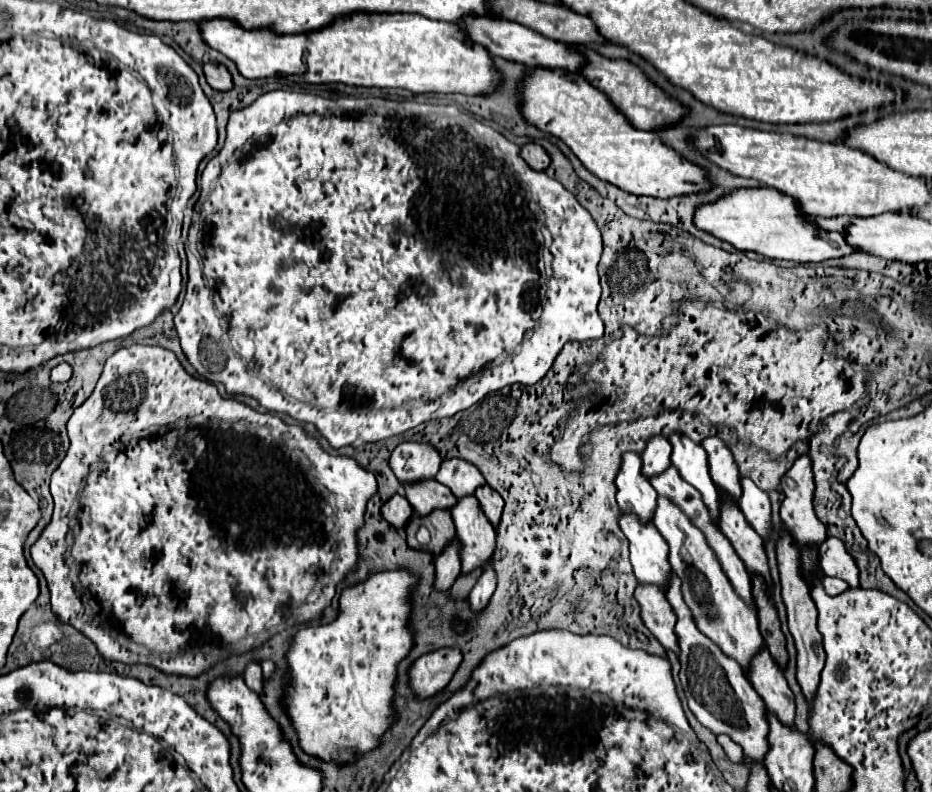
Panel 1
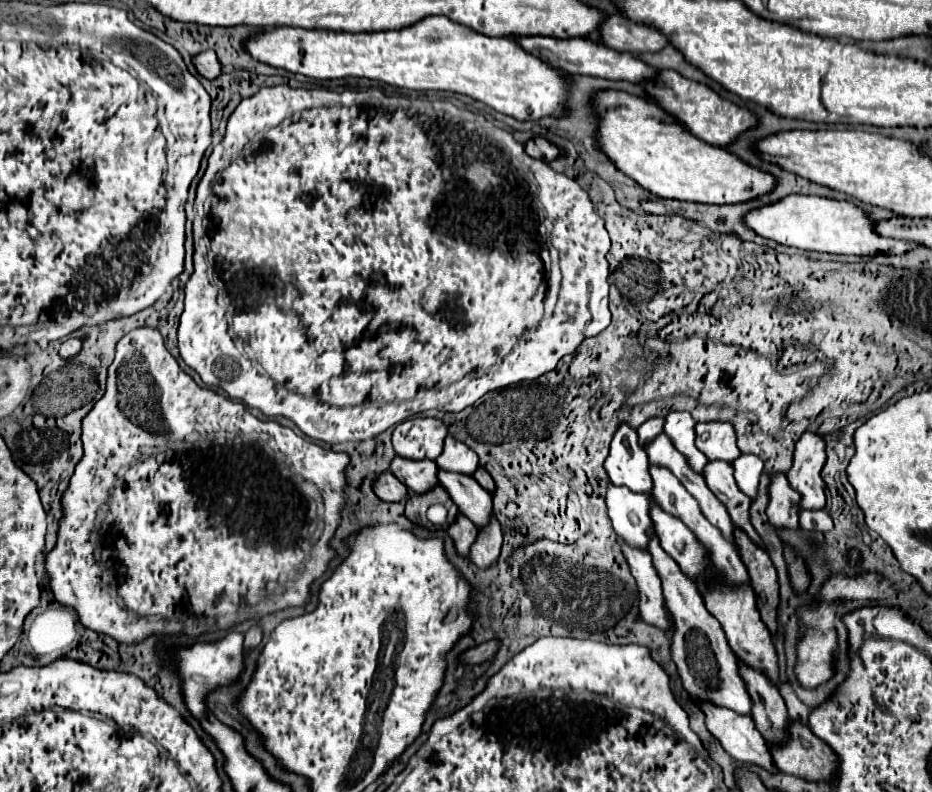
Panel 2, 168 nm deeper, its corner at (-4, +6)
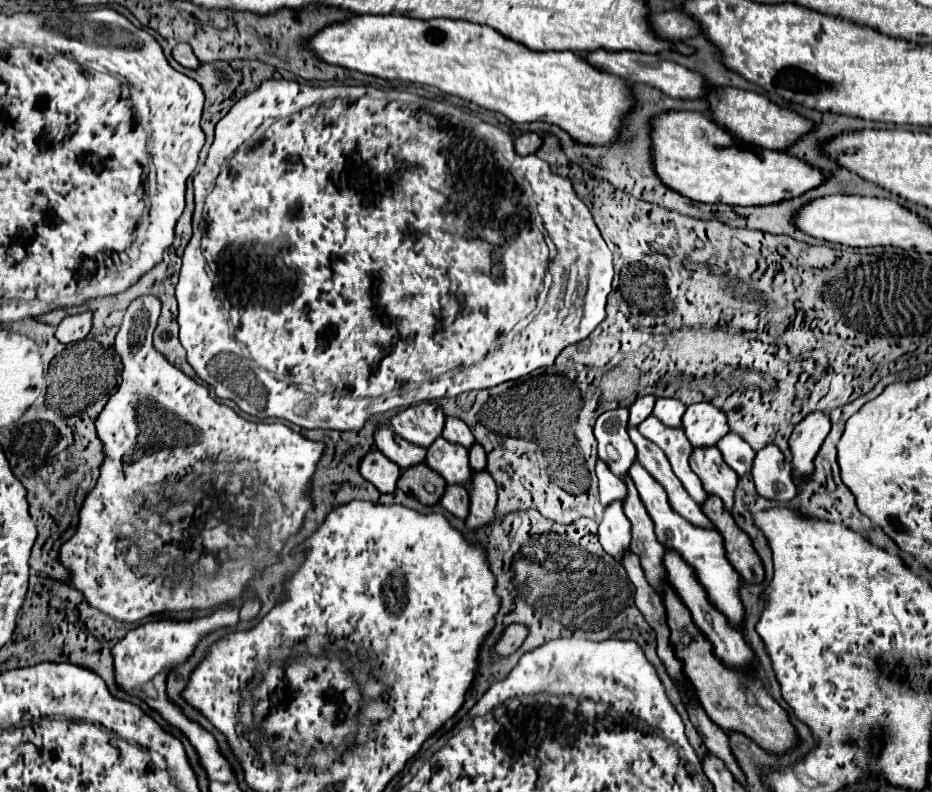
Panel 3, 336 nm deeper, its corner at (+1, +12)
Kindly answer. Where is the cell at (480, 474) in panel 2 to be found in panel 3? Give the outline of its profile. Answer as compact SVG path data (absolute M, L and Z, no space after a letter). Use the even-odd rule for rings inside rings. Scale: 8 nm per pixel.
M474 443L470 447L470 469L472 471L484 471L486 469L486 453L482 449L482 445Z

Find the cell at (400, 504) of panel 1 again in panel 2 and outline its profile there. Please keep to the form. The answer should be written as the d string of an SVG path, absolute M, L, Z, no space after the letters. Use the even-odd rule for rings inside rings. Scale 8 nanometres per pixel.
M385 471L373 481L373 493L381 501L403 501L407 497L407 487L391 471Z

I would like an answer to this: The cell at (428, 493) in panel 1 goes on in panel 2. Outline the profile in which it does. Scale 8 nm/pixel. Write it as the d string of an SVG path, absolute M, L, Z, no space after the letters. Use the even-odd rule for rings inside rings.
M395 455L395 459L391 461L391 473L407 485L407 489L411 489L413 493L425 493L425 489L431 489L433 485L437 485L437 463L423 459L423 461L413 461L413 459L405 459Z

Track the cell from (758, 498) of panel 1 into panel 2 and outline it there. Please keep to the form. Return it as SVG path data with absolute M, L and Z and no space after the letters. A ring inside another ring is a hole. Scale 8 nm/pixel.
M743 453L741 457L737 457L733 461L733 467L735 467L735 481L737 481L739 489L747 497L753 499L757 495L759 477L761 477L761 471L763 471L763 461L757 455Z

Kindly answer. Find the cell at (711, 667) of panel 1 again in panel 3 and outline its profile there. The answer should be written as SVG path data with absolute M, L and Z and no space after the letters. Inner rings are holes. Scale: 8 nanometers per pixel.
M626 477L624 483L628 485L628 497L624 501L624 513L632 523L630 547L632 547L632 553L636 553L640 557L640 563L642 563L642 569L646 573L648 583L660 595L660 591L664 591L664 583L670 583L666 567L664 567L666 549L658 543L658 539L654 535L654 523L652 523L644 503L640 501L632 479Z

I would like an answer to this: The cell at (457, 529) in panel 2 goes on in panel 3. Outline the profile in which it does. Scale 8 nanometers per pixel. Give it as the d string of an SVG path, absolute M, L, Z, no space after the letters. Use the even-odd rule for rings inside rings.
M446 487L446 493L444 493L440 503L442 503L442 507L446 511L456 515L458 519L466 519L468 517L470 495L468 495L466 487Z

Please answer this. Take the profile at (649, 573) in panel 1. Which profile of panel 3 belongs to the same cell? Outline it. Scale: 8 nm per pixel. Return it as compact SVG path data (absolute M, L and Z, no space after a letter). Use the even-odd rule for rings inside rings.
M604 461L596 463L596 475L598 475L598 481L600 481L600 503L602 505L608 505L612 501L624 503L628 487L622 479L612 475L612 471L608 469L608 465Z

